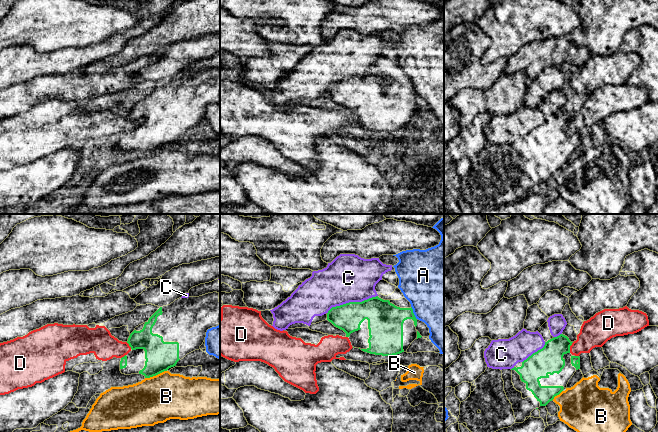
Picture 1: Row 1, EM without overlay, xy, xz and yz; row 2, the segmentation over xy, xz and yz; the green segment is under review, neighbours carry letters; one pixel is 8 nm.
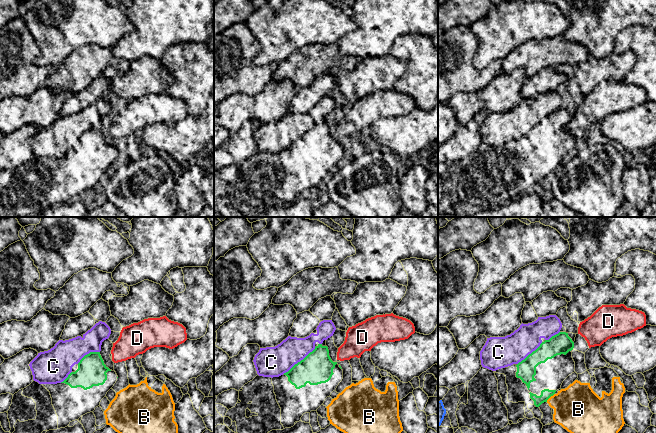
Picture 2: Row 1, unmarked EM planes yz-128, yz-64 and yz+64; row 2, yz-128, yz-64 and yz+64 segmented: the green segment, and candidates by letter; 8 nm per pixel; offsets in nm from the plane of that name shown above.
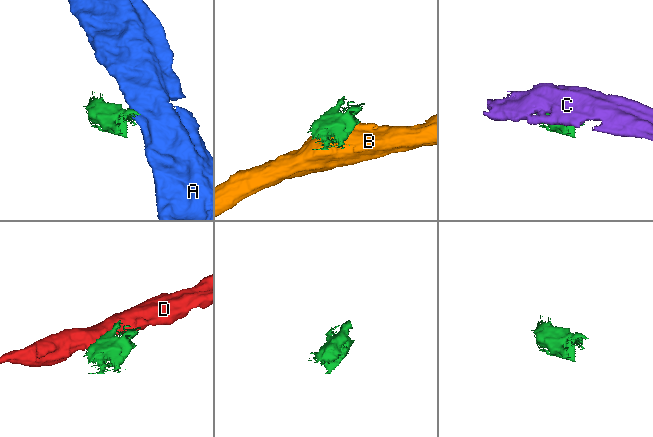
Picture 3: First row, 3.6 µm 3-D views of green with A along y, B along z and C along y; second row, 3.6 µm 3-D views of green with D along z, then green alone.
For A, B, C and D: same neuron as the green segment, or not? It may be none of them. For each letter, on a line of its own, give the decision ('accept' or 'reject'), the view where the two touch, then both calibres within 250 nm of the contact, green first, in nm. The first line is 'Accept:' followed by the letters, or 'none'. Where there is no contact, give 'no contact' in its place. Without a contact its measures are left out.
Accept: none
A: reject | xz | 280/480 nm
B: reject | xy | 240/380 nm
C: reject | xz | 220/380 nm
D: reject | yz | 220/240 nm

